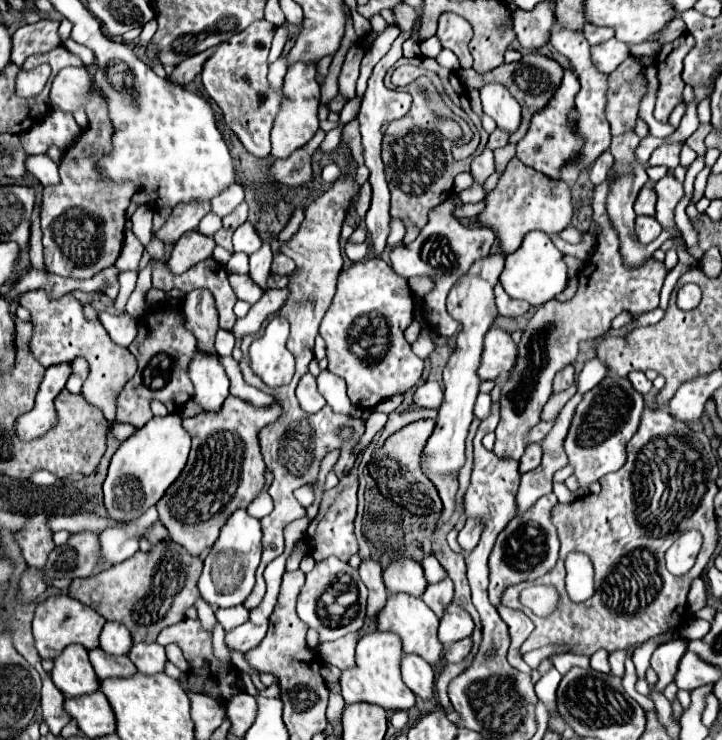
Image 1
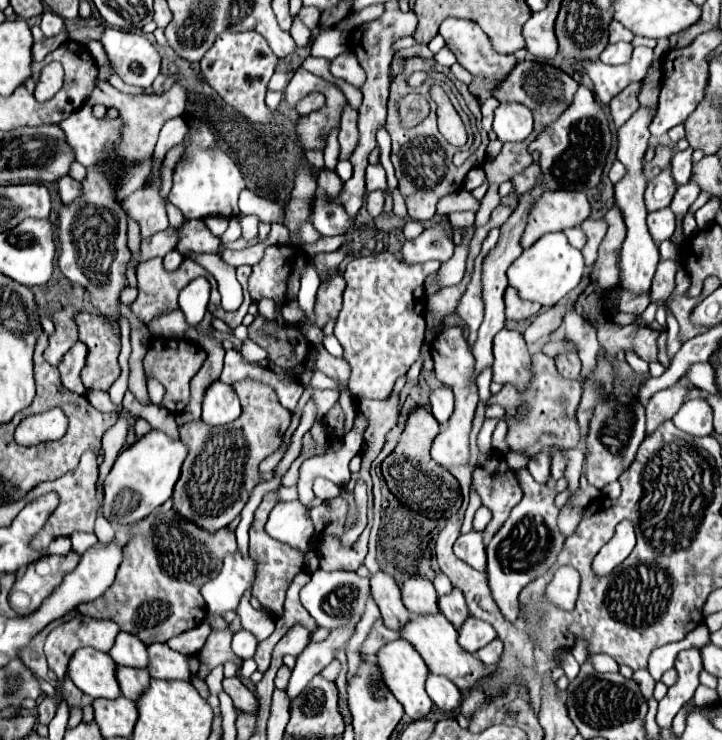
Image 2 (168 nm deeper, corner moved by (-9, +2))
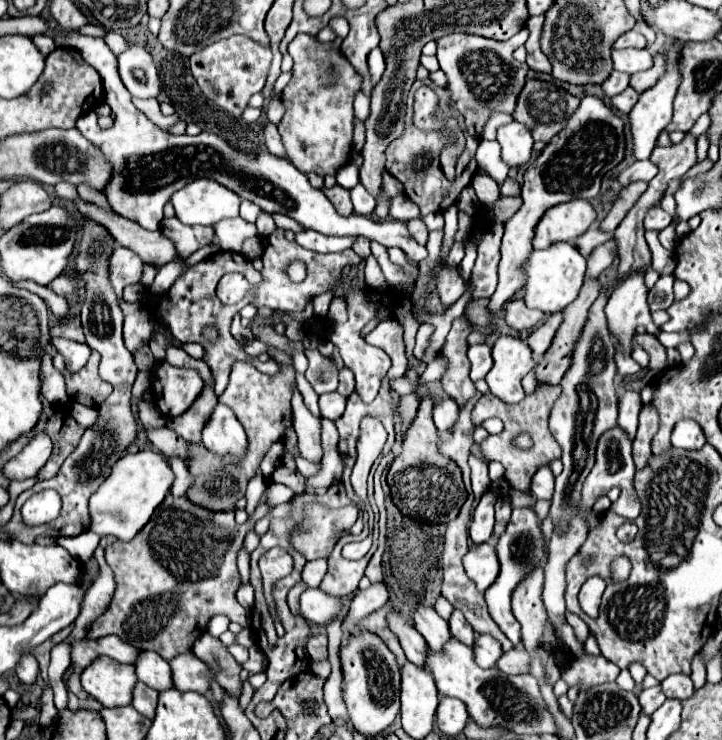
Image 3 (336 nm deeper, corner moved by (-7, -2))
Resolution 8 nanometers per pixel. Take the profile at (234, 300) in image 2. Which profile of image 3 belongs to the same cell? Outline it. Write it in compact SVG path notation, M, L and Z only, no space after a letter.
M80 196L74 198L74 204L84 218L92 218L98 224L106 226L114 234L118 244L138 252L138 256L142 256L142 260L146 264L162 266L162 264L178 258L178 250L176 250L174 242L170 238L166 238L160 230L156 230L156 232L144 230L142 226L138 226L138 222L132 222L112 210L104 210L92 202L86 202Z

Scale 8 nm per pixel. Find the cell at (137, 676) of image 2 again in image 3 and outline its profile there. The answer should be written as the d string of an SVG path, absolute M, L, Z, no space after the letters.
M136 682L132 692L132 706L146 718L154 718L154 704L158 704L158 692L142 682Z

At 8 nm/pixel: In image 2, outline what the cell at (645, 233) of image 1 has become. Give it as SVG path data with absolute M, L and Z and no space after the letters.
M662 208L662 210L656 210L656 212L650 212L648 214L648 230L652 234L654 240L662 242L662 240L668 240L672 234L674 234L674 214L670 208Z

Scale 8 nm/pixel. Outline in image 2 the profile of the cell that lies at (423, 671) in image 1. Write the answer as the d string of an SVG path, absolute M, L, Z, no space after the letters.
M430 674L428 682L426 682L426 692L432 698L432 702L444 710L444 712L454 712L460 706L460 690L444 676L436 676Z

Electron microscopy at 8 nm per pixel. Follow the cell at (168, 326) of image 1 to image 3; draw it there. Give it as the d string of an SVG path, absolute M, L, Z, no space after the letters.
M166 360L156 362L154 380L152 380L152 400L160 408L164 416L176 418L190 404L194 396L202 390L204 380L200 378L198 370L194 368L176 368Z

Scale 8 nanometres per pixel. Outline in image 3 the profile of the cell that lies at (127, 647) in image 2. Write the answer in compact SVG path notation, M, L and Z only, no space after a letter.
M142 650L138 654L138 660L134 662L136 668L136 676L140 682L144 682L146 686L154 688L154 690L162 690L162 688L170 688L170 666L166 660L162 660L158 654Z

